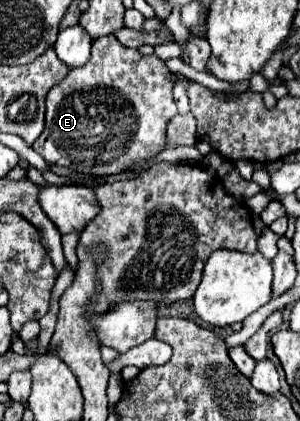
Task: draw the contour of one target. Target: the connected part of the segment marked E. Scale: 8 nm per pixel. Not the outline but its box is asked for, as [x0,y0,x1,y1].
[32,35,178,175]

